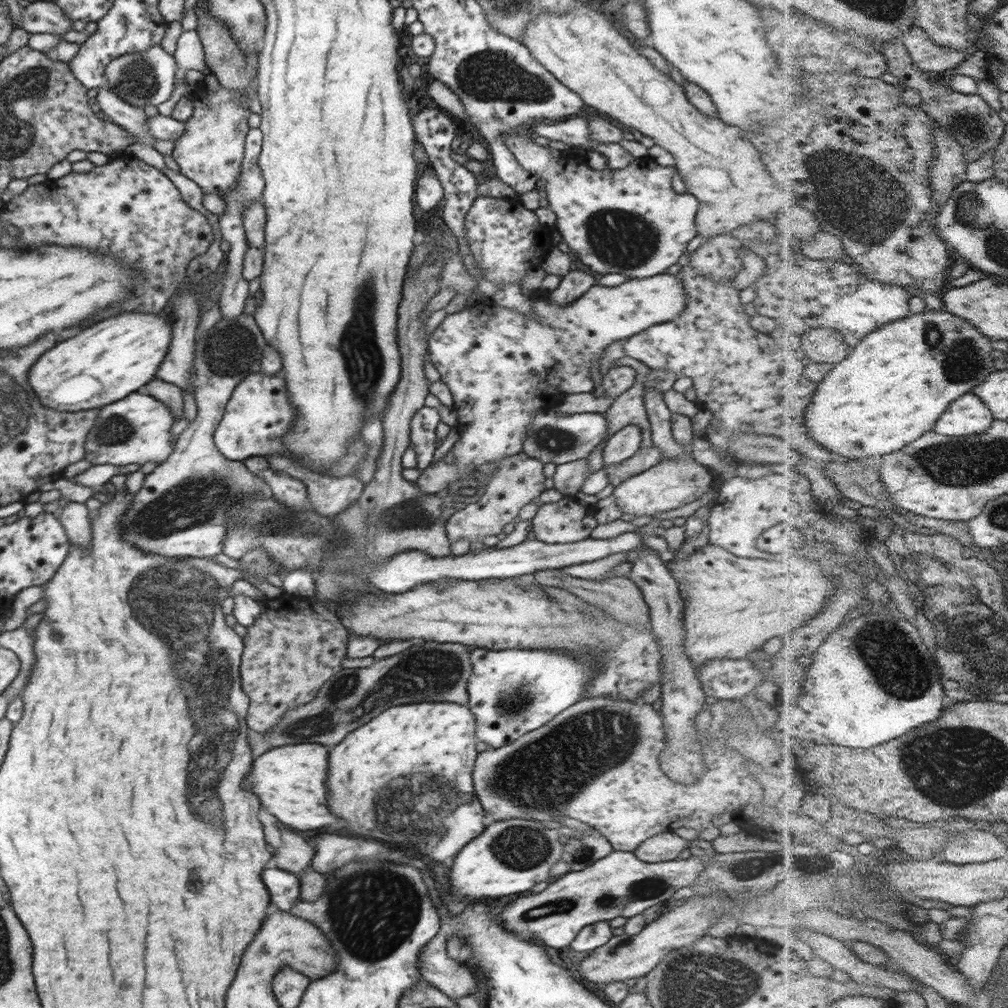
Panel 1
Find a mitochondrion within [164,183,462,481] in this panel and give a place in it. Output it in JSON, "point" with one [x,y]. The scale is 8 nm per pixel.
{"point":[357,344]}

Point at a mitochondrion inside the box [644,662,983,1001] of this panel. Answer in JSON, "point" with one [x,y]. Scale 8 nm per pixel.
{"point":[751,868]}

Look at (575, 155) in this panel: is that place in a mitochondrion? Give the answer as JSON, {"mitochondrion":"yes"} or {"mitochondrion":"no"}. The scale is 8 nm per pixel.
{"mitochondrion":"no"}

